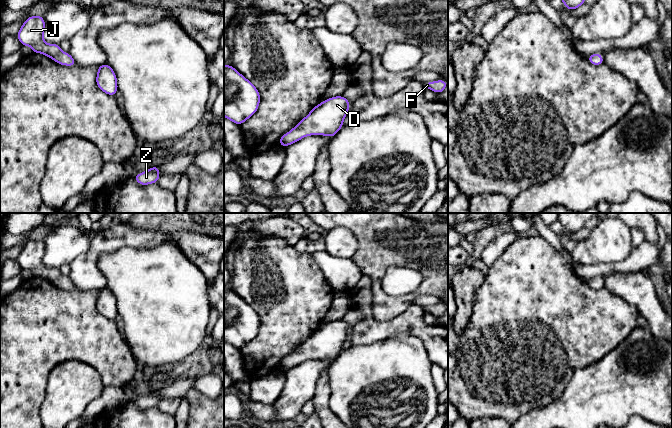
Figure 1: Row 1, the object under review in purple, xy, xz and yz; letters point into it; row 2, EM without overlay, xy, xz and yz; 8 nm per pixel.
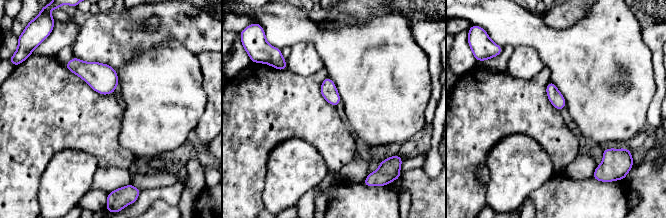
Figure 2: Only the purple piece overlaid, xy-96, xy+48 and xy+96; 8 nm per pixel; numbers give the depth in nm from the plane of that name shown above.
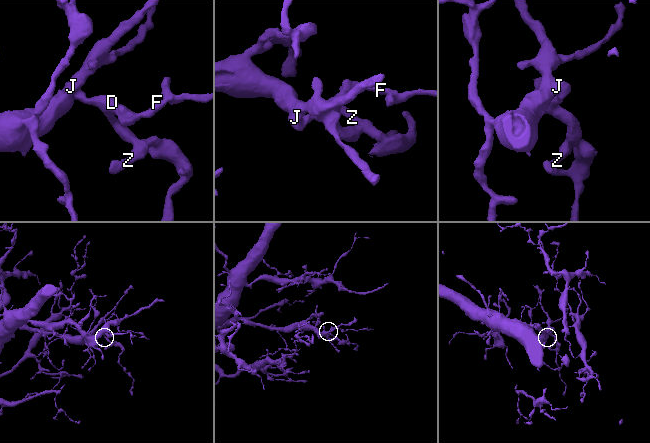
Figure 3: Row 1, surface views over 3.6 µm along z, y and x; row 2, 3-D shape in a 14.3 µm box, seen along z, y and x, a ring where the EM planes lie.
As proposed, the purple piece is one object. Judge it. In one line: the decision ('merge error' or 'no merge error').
no merge error

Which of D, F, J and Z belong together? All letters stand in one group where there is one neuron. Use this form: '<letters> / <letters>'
D F J Z

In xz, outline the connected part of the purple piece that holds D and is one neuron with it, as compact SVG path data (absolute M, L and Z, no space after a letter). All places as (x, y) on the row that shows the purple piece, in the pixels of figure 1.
M341 96L329 98L315 106L287 134L280 138L279 145L287 147L308 135L326 135L332 138L343 126L350 101Z

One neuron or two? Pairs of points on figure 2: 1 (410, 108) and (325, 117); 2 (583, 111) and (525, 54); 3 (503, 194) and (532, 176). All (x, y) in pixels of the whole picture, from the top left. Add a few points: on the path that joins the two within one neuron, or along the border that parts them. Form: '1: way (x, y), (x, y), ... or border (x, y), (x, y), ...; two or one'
1: border (345, 122), (358, 141); two
2: border (530, 47), (537, 52), (545, 66); two
3: way (510, 187), (521, 176), (525, 176); one

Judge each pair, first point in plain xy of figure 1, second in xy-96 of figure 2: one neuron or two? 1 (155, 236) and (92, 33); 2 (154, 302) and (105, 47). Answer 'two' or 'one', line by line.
1: one
2: two

